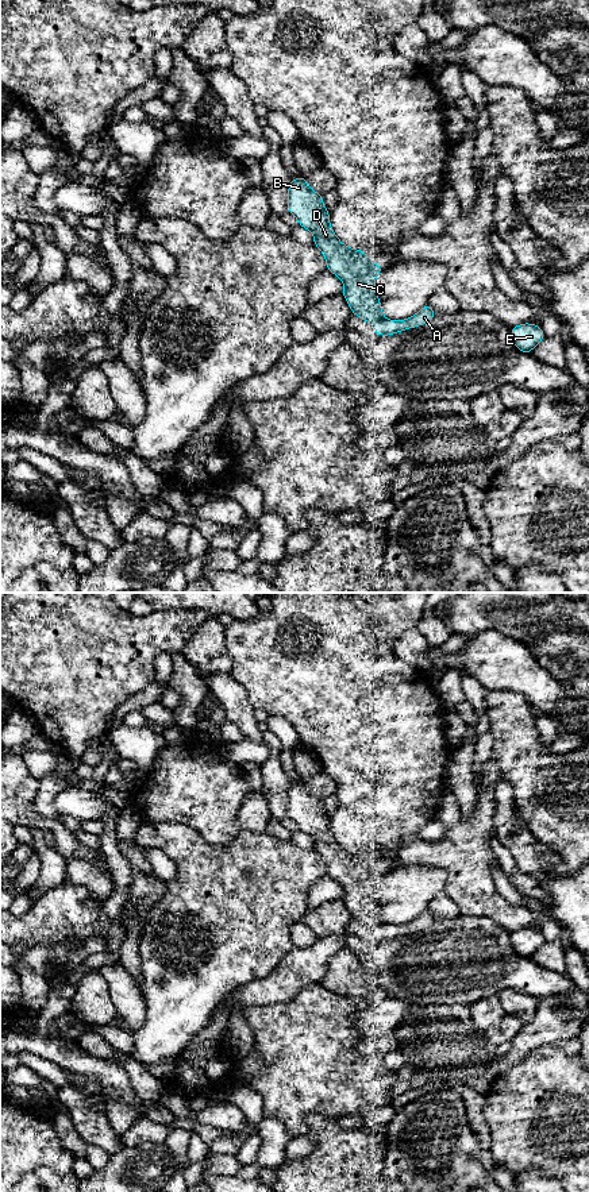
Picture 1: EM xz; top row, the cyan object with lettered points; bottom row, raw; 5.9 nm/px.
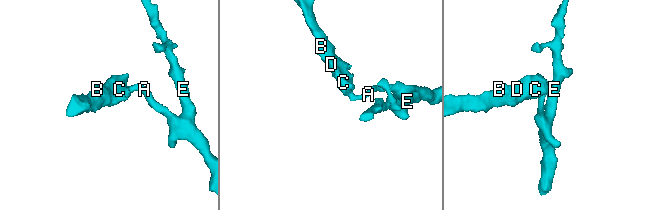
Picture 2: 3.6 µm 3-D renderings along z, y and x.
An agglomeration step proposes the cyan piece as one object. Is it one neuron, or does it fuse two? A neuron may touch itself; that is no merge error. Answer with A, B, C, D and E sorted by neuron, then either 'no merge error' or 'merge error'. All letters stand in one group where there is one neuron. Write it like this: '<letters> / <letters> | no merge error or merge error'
A E / B C D | merge error

